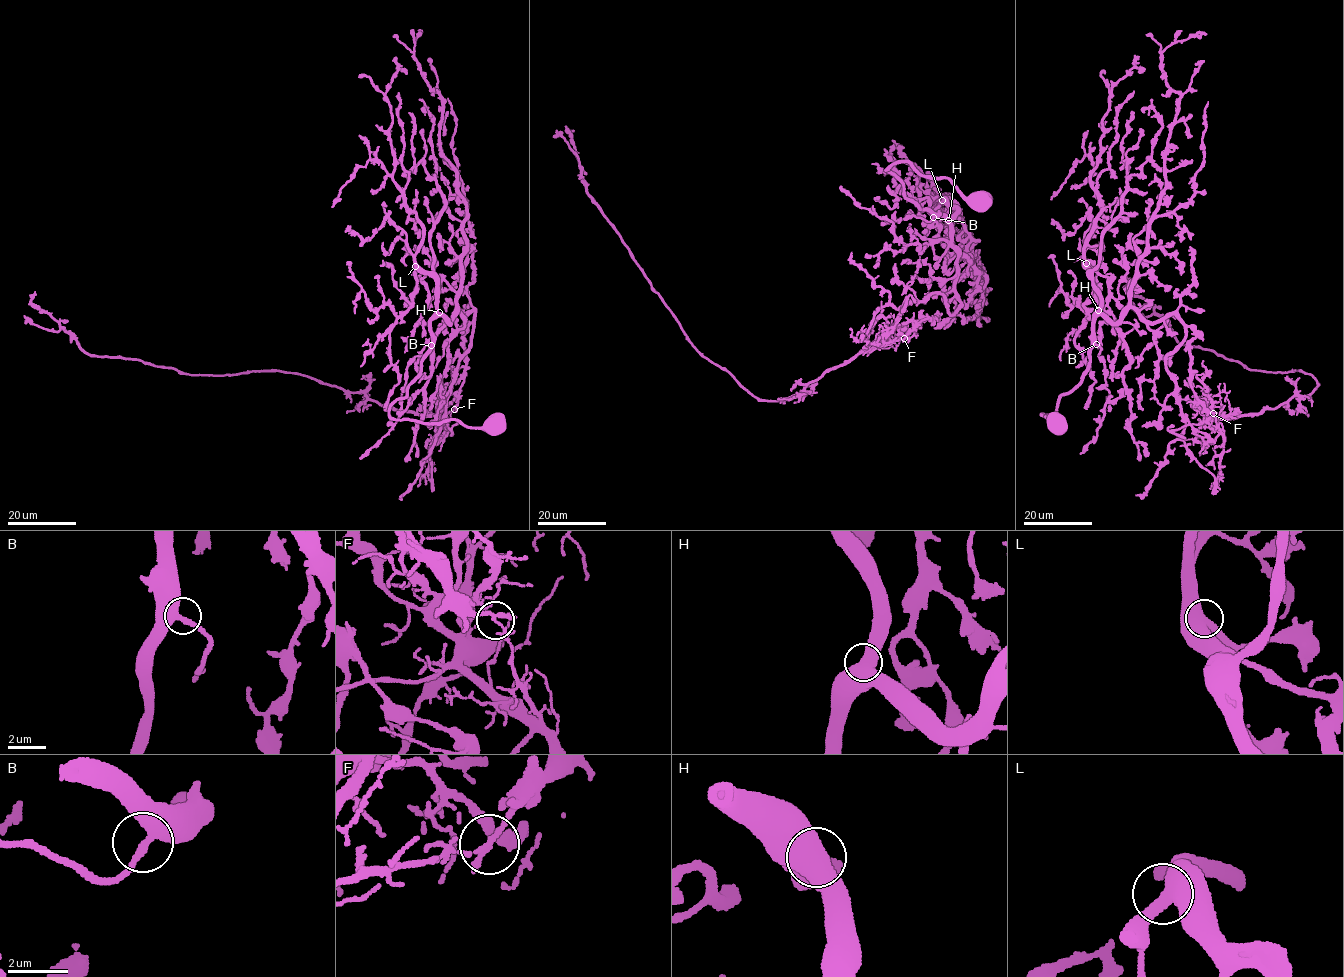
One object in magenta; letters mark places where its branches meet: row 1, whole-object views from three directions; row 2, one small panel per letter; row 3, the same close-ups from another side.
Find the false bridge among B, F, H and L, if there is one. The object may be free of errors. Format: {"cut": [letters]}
{"cut": ["F"]}

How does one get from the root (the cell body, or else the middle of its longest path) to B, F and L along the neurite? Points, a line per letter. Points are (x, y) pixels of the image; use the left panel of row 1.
B: (493, 426), (482, 429), (455, 420), (420, 423), (393, 419), (389, 406), (406, 395), (431, 345)
F: (493, 426), (389, 414), (420, 372), (430, 321), (451, 322), (458, 307), (475, 316), (454, 409)
L: (493, 426), (389, 414), (431, 342), (436, 282), (415, 266)

